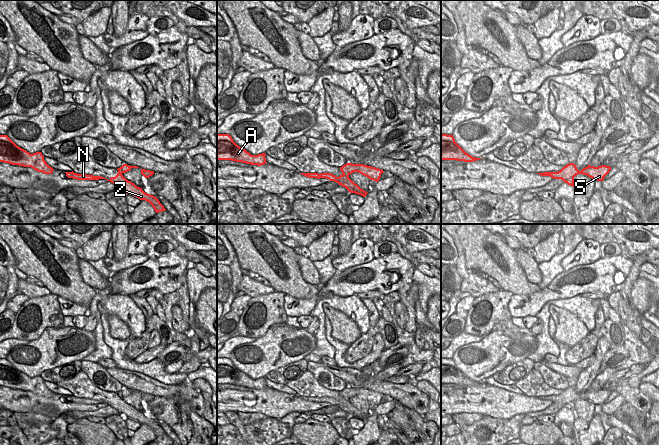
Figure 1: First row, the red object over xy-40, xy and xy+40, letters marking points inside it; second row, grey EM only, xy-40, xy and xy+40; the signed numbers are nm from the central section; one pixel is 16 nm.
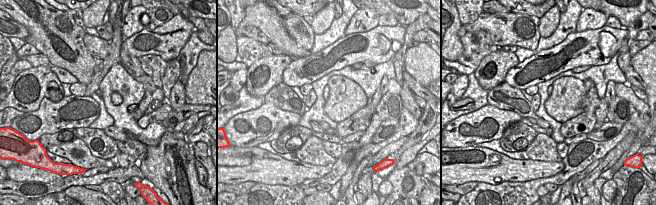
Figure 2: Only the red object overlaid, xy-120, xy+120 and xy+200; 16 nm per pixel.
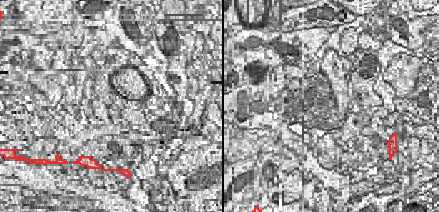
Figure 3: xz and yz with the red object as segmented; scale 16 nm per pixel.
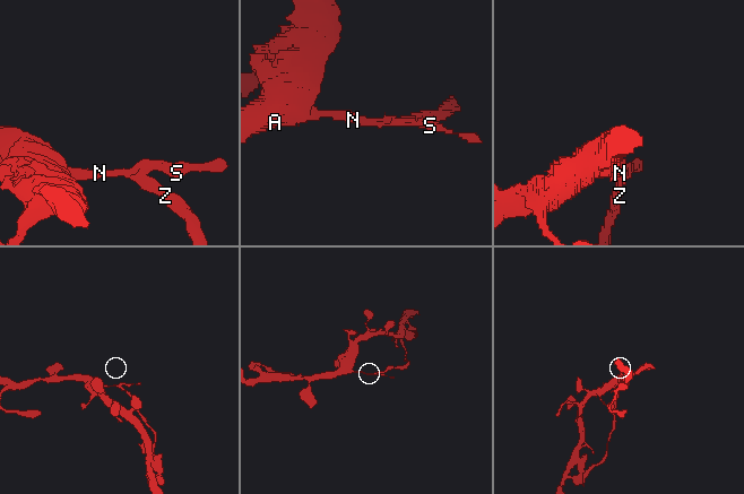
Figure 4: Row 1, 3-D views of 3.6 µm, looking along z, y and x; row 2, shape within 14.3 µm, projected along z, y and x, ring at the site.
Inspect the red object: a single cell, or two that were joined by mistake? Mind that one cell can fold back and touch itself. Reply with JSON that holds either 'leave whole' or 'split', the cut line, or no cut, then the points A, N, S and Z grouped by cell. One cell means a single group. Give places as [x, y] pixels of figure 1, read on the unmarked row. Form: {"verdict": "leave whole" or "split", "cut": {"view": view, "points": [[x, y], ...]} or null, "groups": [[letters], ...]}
{"verdict": "split", "cut": {"view": "xy", "points": [[343, 398], [348, 401]]}, "groups": [["A", "N", "S"], ["Z"]]}

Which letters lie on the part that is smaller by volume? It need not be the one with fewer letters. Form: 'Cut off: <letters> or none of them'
Cut off: Z

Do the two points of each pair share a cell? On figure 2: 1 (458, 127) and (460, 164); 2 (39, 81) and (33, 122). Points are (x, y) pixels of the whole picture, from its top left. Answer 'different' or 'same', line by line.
1: different
2: different

